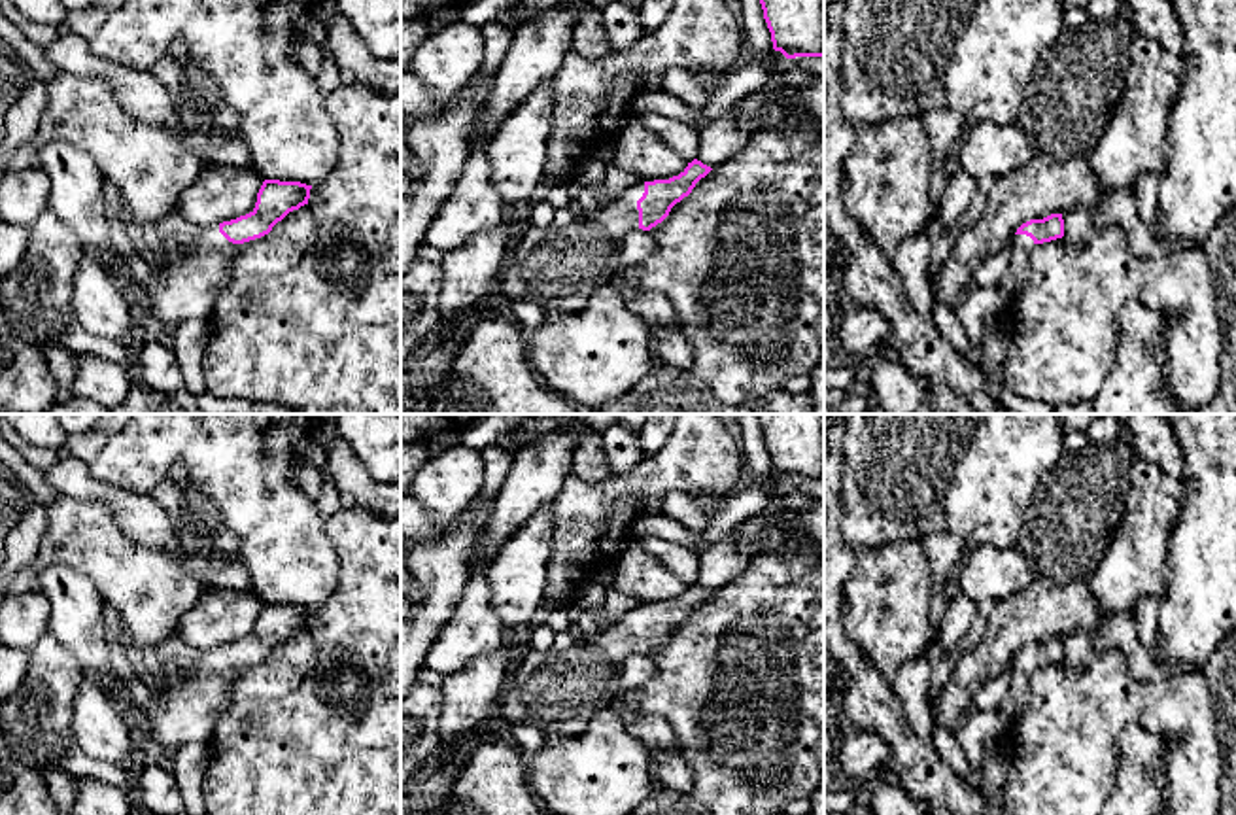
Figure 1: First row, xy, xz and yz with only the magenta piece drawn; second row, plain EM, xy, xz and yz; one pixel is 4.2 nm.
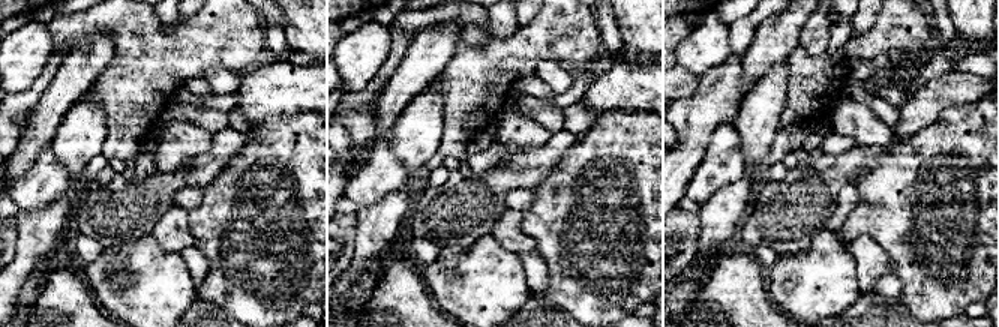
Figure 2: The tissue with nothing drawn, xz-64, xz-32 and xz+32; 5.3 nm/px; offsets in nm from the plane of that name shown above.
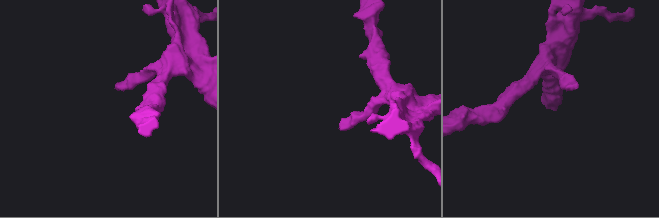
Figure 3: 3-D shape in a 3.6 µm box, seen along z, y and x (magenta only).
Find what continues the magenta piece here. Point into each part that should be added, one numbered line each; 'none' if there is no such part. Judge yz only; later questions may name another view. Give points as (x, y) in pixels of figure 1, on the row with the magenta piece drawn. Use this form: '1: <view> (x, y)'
1: yz (1013, 280)

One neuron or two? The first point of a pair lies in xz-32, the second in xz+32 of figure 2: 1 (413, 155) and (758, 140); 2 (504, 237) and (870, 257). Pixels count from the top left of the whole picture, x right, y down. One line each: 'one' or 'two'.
1: one
2: one

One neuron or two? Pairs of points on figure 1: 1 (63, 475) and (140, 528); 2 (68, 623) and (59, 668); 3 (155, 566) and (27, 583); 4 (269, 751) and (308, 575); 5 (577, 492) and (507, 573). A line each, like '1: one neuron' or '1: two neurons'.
1: one neuron
2: two neurons
3: one neuron
4: two neurons
5: two neurons

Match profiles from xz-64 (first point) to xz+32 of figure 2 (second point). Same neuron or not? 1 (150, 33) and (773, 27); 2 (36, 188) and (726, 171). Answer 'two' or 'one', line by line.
1: two
2: one

